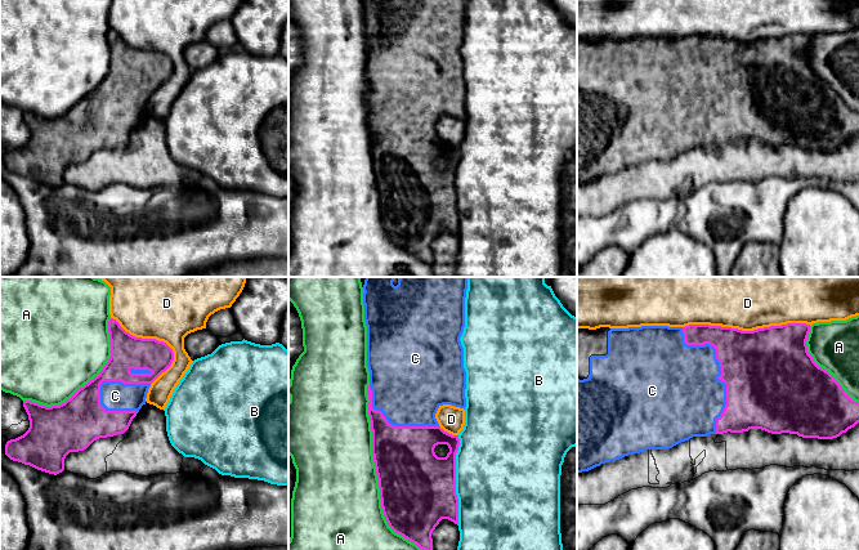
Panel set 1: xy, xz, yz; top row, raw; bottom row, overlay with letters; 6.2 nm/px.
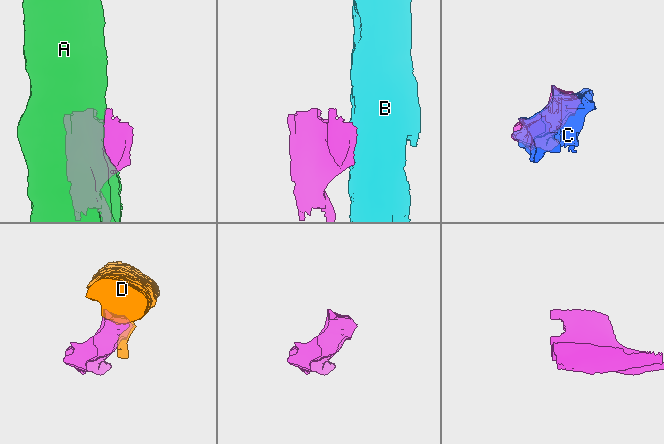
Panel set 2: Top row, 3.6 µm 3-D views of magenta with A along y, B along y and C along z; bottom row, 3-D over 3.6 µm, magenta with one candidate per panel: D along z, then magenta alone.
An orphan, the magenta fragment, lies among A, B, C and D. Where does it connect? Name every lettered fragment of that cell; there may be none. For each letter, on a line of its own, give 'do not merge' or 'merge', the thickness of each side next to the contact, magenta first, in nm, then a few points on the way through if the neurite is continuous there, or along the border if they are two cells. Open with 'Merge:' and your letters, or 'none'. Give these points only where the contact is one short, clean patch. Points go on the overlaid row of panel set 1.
Merge: C
A: do not merge; 440 nm thick on the magenta side, 500 nm on the other
B: do not merge; 480 nm thick on the magenta side, 500 nm on the other
C: merge; 480 nm thick on the magenta side, 440 nm on the other
D: do not merge; 480 nm thick on the magenta side, 480 nm on the other

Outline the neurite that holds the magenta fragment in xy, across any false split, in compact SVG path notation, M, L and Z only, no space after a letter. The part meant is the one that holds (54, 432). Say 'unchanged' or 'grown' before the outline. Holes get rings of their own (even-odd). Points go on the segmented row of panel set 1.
grown; M113 318L108 321L108 332L111 340L108 362L98 376L70 399L52 407L31 401L23 402L30 428L23 435L6 442L5 455L10 460L57 475L64 470L64 459L70 452L84 451L99 438L122 434L129 429L147 402L151 384L171 366L174 352L164 341L130 335Z

